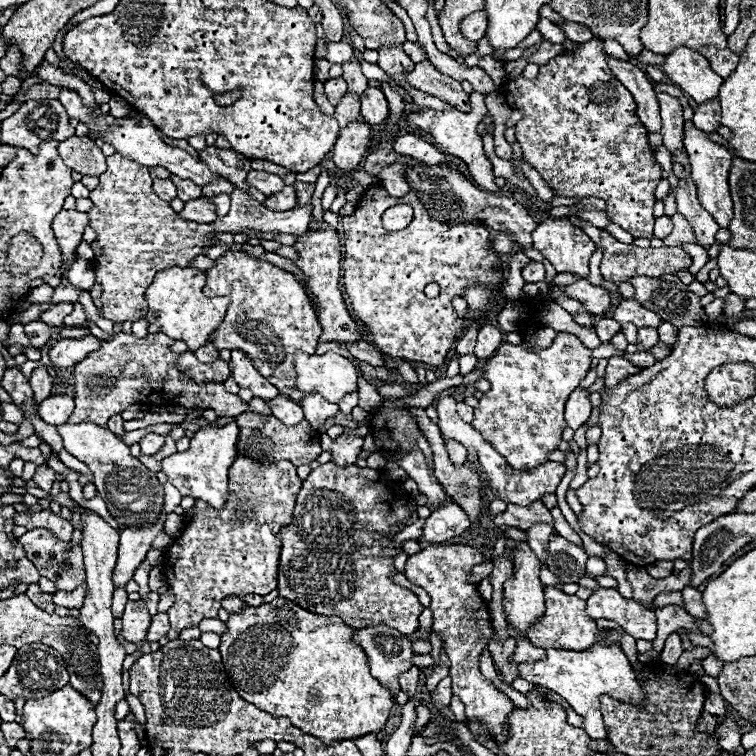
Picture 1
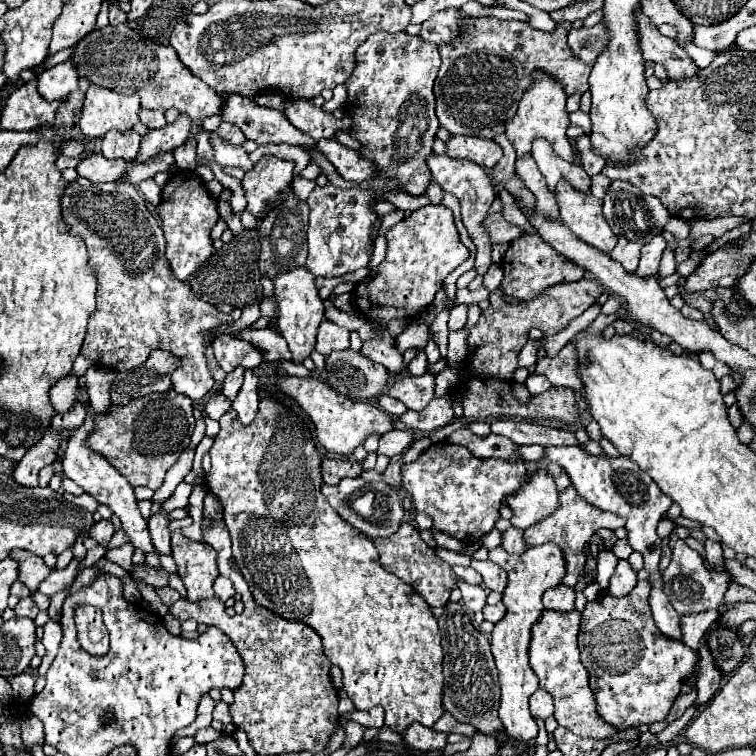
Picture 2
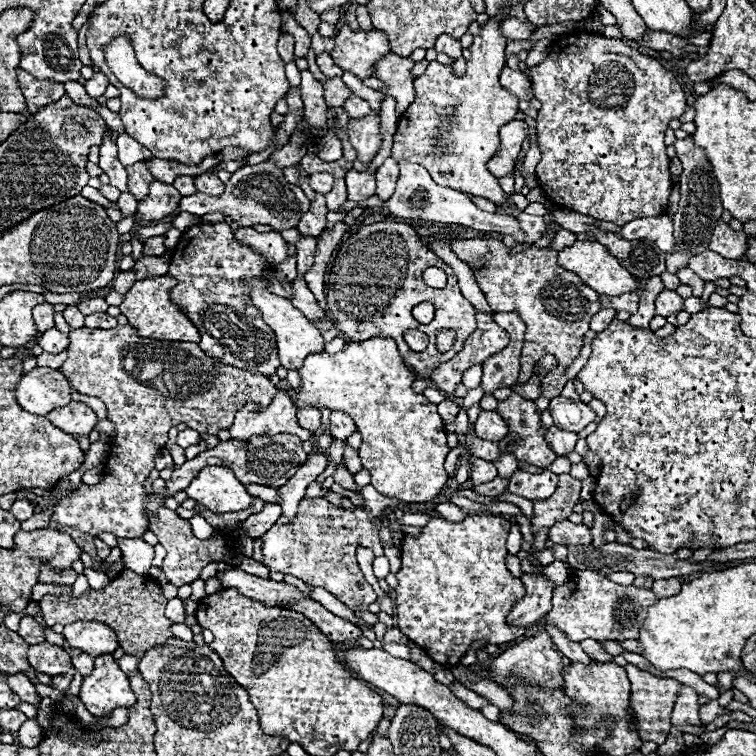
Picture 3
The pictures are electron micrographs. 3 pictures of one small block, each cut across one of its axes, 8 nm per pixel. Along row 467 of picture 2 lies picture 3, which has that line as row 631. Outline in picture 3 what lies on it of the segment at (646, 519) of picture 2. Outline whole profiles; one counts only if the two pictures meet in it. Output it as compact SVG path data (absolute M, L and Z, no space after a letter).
M578 570L572 574L574 576L570 576L566 584L554 588L554 608L546 614L548 622L554 622L554 626L572 642L582 642L586 638L594 638L598 642L638 638L638 630L646 618L646 610L654 602L658 602L658 598L650 590L614 584L604 574L592 570Z

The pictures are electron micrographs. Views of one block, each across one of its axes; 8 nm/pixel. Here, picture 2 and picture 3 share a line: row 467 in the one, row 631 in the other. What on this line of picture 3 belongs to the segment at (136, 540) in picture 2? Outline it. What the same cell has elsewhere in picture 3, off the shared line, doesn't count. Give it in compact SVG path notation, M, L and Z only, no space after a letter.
M72 622L64 626L64 638L72 648L78 648L90 656L112 654L118 648L116 634L102 622Z

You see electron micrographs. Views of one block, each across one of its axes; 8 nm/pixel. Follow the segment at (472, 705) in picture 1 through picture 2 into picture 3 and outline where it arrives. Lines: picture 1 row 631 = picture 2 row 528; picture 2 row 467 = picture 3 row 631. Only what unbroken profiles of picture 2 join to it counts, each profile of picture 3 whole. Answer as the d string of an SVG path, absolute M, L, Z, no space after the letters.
M470 514L466 516L462 522L448 522L444 518L438 518L438 516L432 516L428 520L428 524L422 528L420 536L410 536L410 534L404 534L404 542L400 546L400 552L402 552L402 568L398 570L398 588L396 588L396 616L398 616L398 628L410 638L414 640L418 646L422 646L426 650L428 656L432 656L436 662L444 664L444 666L454 666L460 662L460 658L466 654L466 650L470 648L470 644L474 640L480 640L480 638L486 638L490 644L502 644L502 642L510 642L510 640L516 640L520 638L526 630L524 628L510 628L506 624L506 614L512 610L514 602L518 598L522 598L526 594L526 586L522 584L520 578L516 578L508 568L506 568L506 556L508 556L508 550L506 550L506 536L508 536L508 530L510 530L510 522L502 516L490 516L490 514Z

